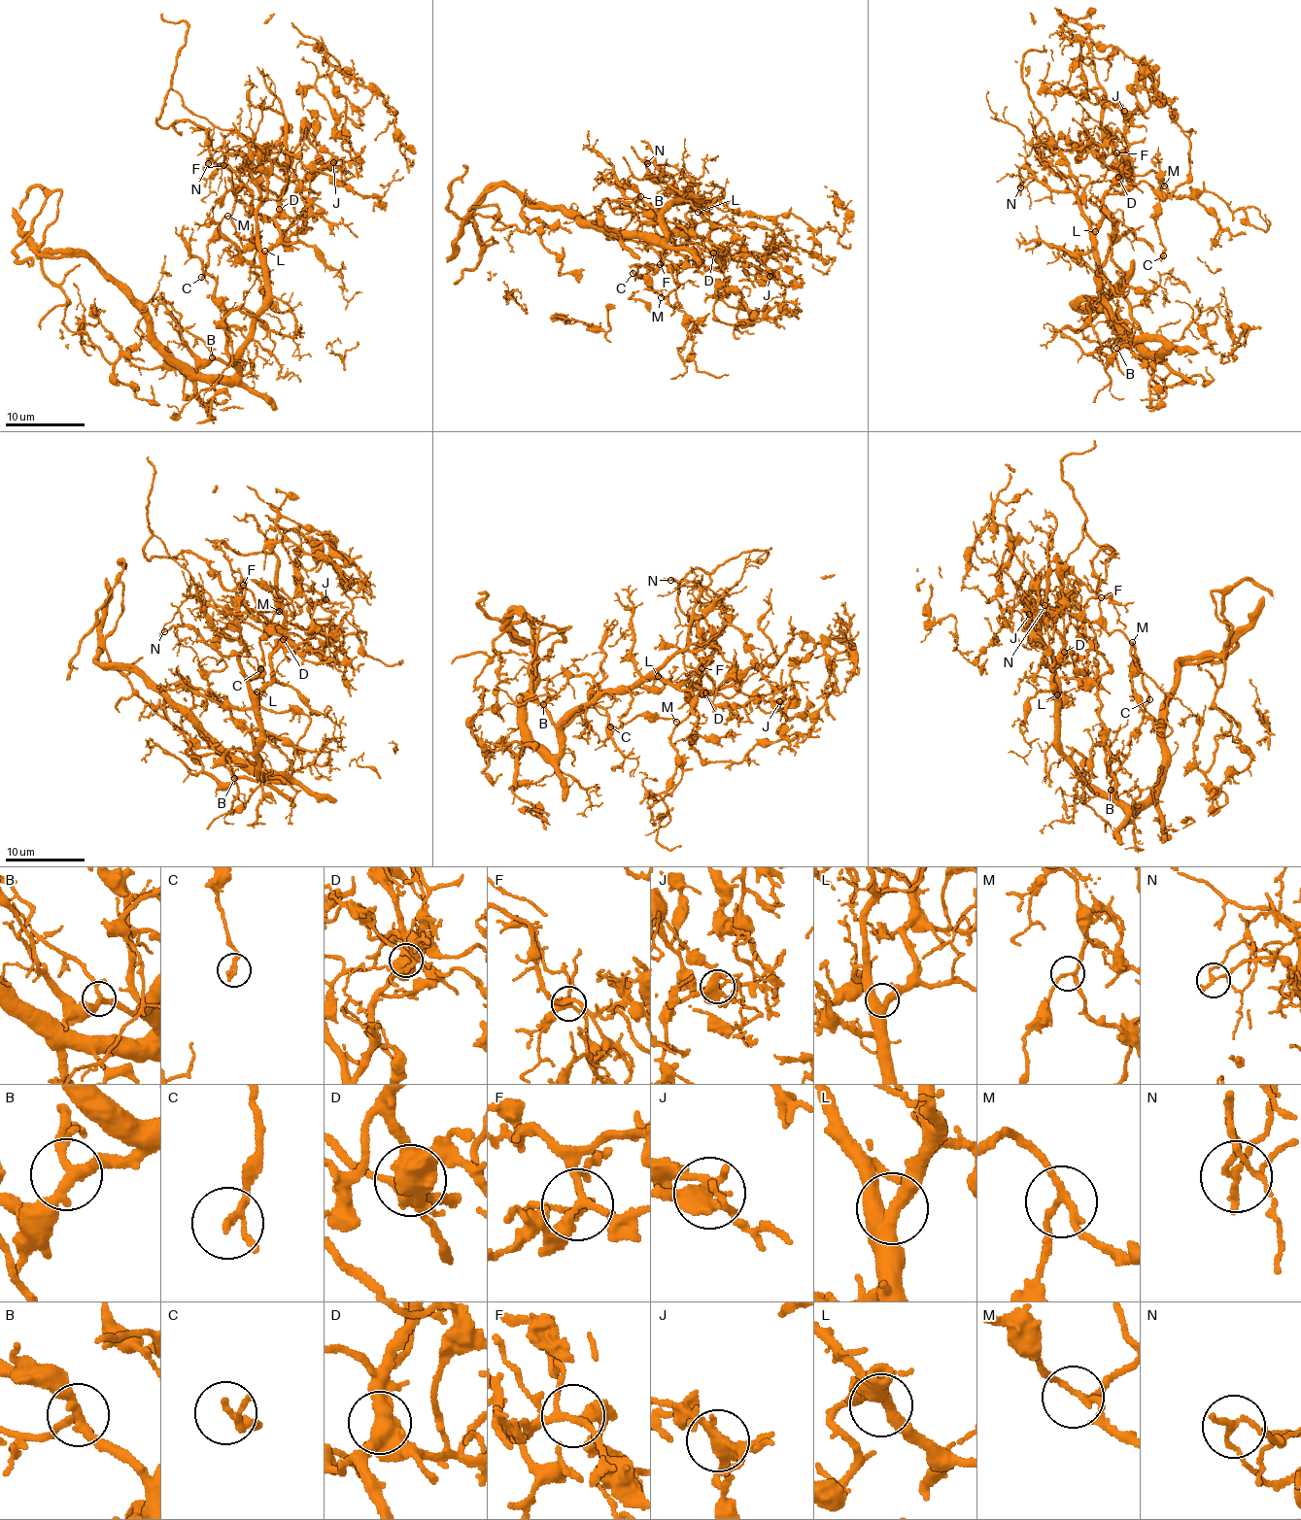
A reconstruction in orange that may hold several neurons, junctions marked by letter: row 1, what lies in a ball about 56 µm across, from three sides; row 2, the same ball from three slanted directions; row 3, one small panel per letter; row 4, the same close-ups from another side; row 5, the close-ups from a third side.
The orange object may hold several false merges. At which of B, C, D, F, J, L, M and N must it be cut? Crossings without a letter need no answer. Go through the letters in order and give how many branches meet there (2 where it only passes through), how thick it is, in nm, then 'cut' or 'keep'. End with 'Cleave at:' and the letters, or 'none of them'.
B: branches 4; calibre 280 nm; keep
C: branches 2; calibre 190 nm; keep
D: branches 3; calibre 600 nm; cut
F: branches 5; calibre 240 nm; keep
J: branches 4; calibre 380 nm; keep
L: branches 3; calibre 360 nm; keep
M: branches 3; calibre 160 nm; keep
N: branches 2; calibre 170 nm; cut
Cleave at: D, N

